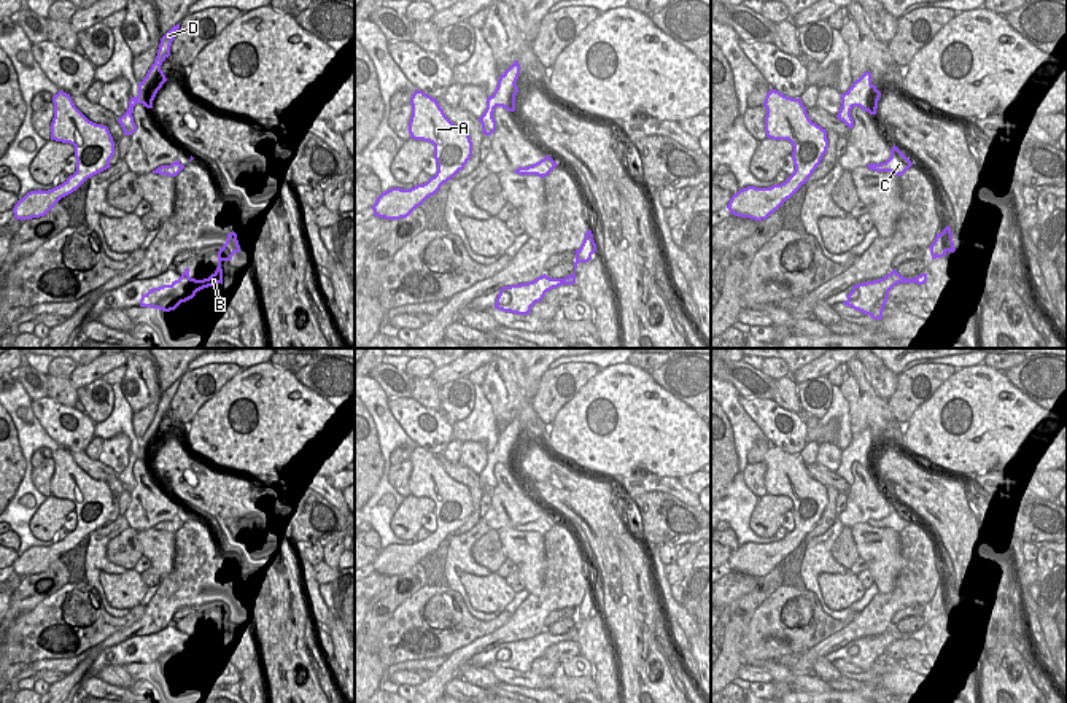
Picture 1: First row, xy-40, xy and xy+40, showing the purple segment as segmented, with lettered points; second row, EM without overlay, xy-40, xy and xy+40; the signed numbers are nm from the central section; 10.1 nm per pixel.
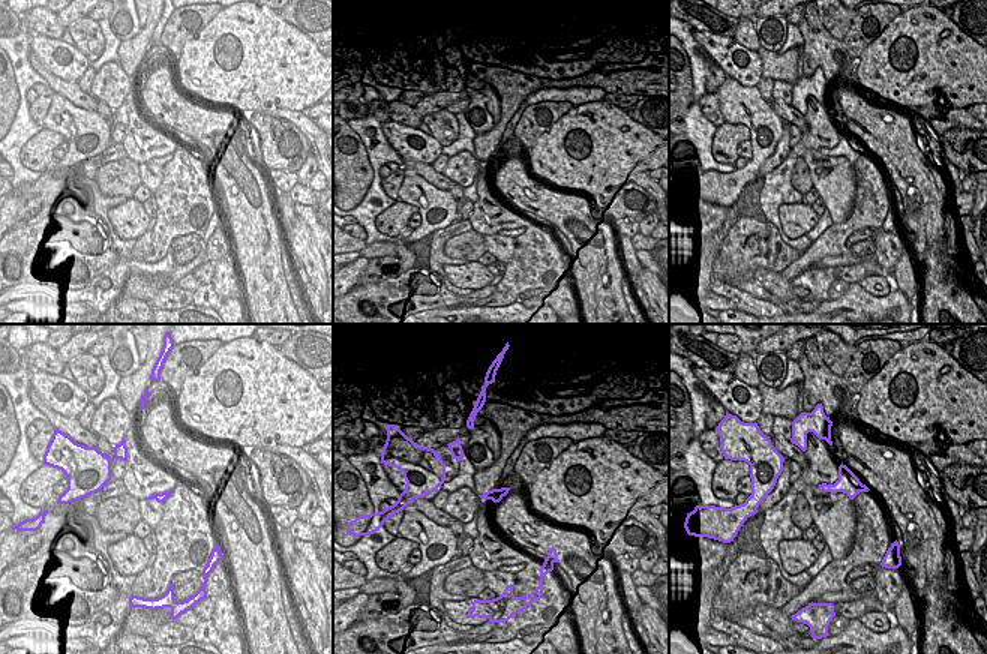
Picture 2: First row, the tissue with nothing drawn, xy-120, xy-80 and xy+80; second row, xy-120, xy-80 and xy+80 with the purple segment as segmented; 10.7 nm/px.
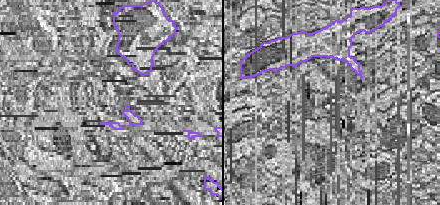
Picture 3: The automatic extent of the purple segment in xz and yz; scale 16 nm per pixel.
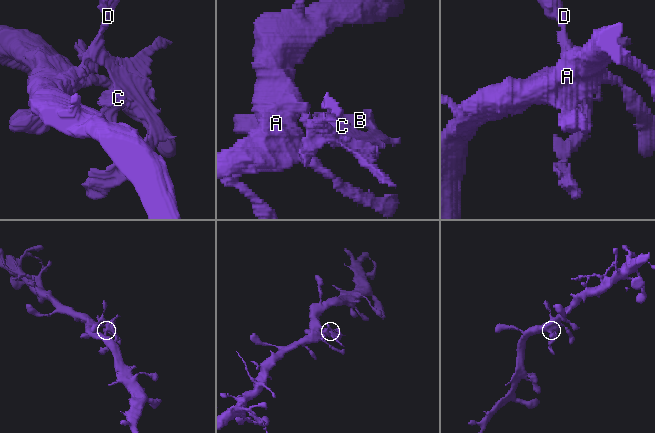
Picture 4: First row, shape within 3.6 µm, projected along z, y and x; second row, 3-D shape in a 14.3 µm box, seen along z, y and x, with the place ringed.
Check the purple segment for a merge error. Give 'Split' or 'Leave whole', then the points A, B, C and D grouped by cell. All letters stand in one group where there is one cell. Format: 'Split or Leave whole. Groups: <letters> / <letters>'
Leave whole. Groups: A B C D.

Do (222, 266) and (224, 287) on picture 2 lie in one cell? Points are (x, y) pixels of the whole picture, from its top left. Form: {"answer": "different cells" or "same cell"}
{"answer": "same cell"}

